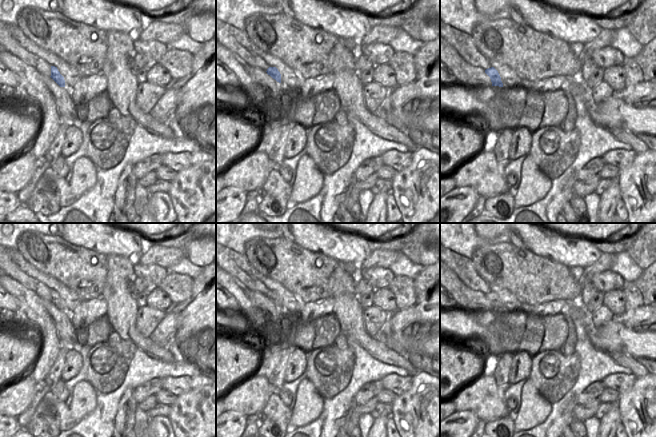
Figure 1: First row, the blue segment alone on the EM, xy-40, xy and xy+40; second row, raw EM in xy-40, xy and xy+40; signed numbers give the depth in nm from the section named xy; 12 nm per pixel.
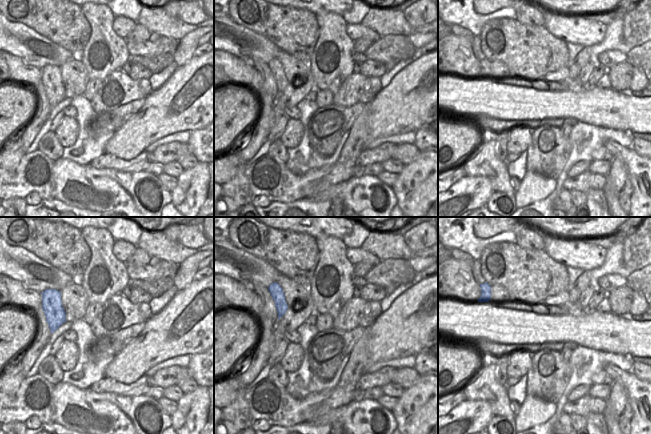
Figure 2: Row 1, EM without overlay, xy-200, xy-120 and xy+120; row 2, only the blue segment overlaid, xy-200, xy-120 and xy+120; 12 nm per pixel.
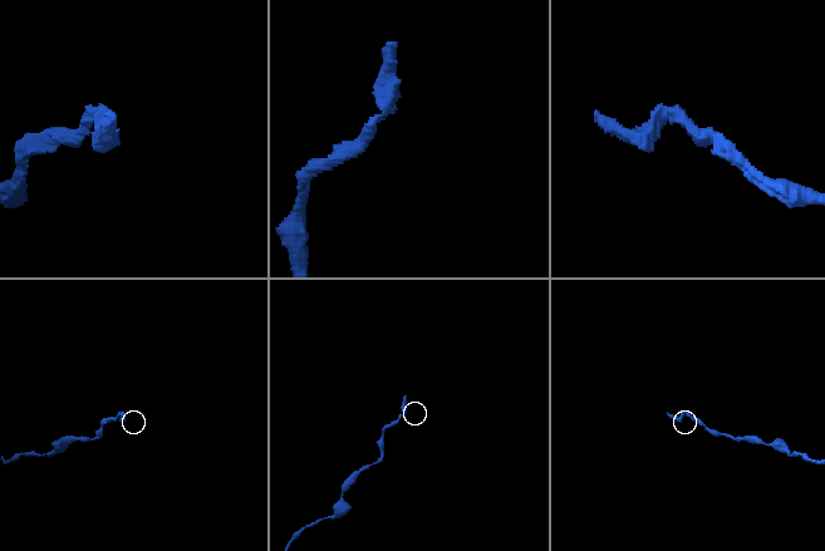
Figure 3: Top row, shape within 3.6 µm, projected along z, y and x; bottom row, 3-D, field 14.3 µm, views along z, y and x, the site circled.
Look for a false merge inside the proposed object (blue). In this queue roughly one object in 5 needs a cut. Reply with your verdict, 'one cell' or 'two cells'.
one cell

